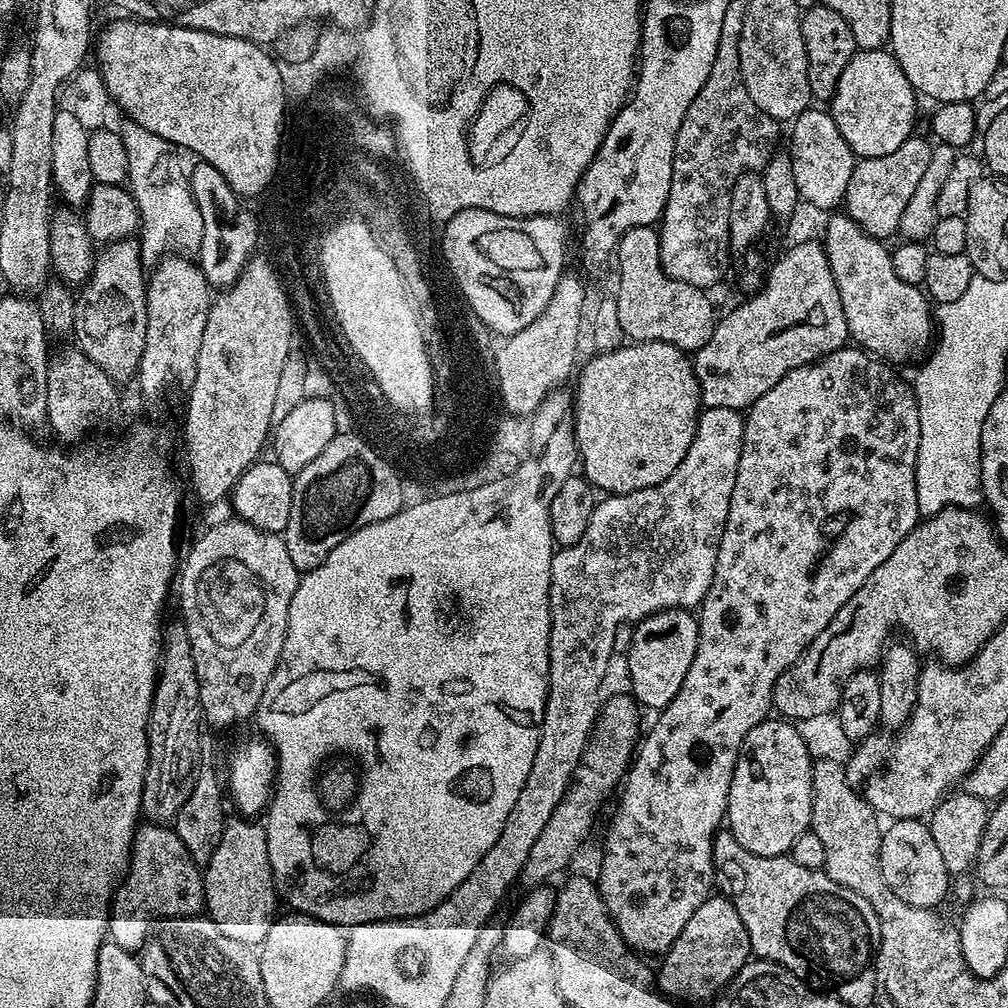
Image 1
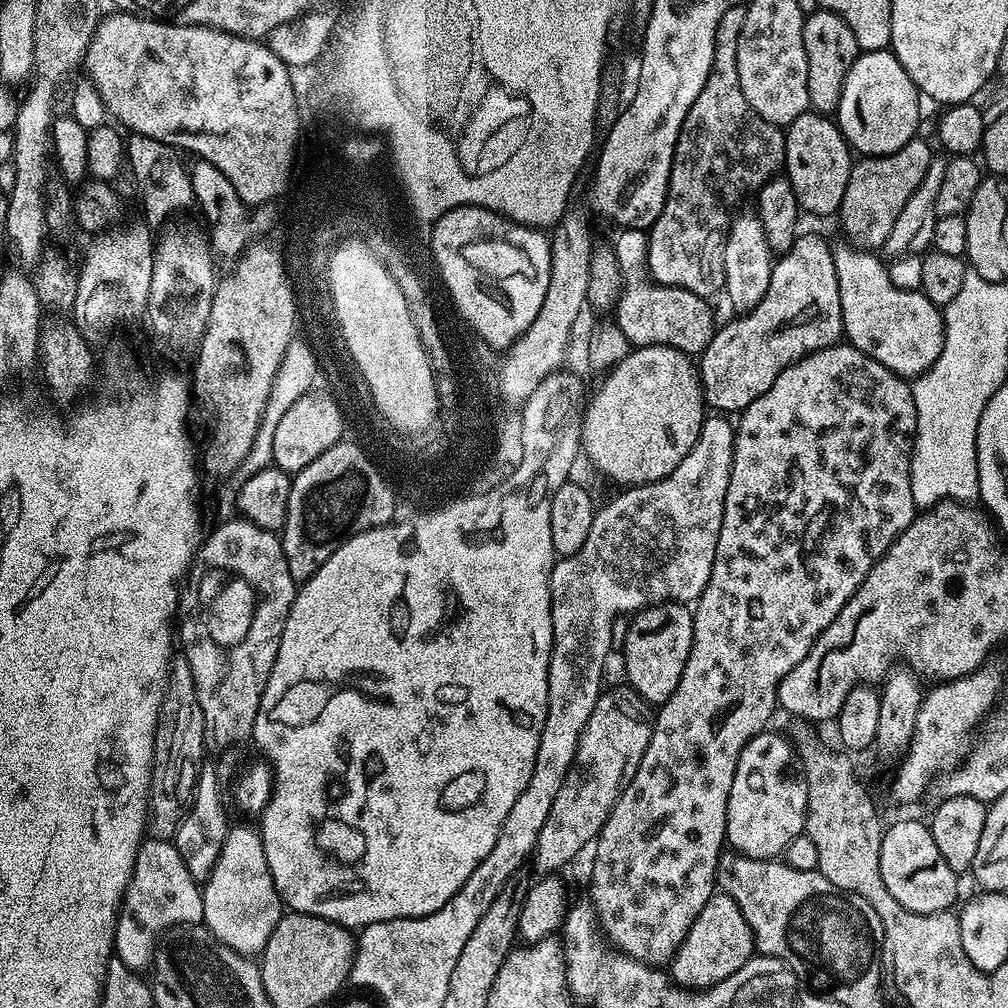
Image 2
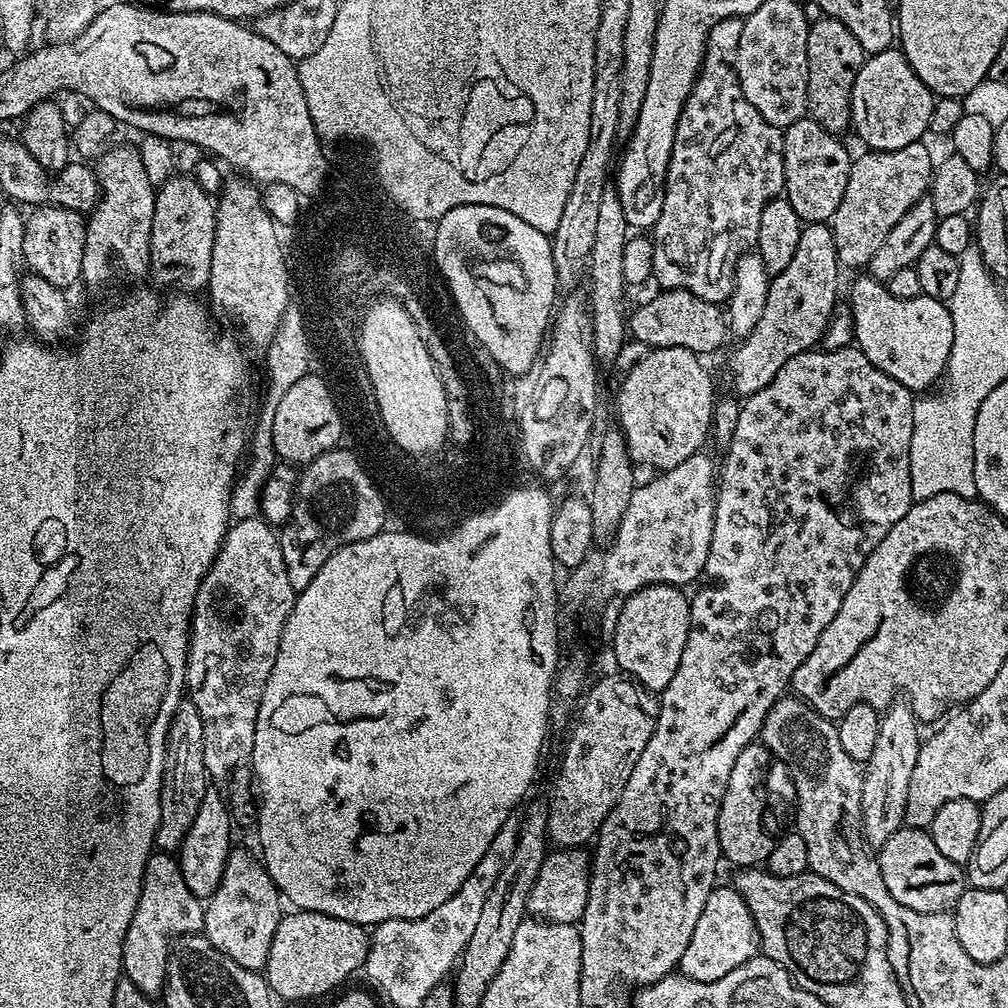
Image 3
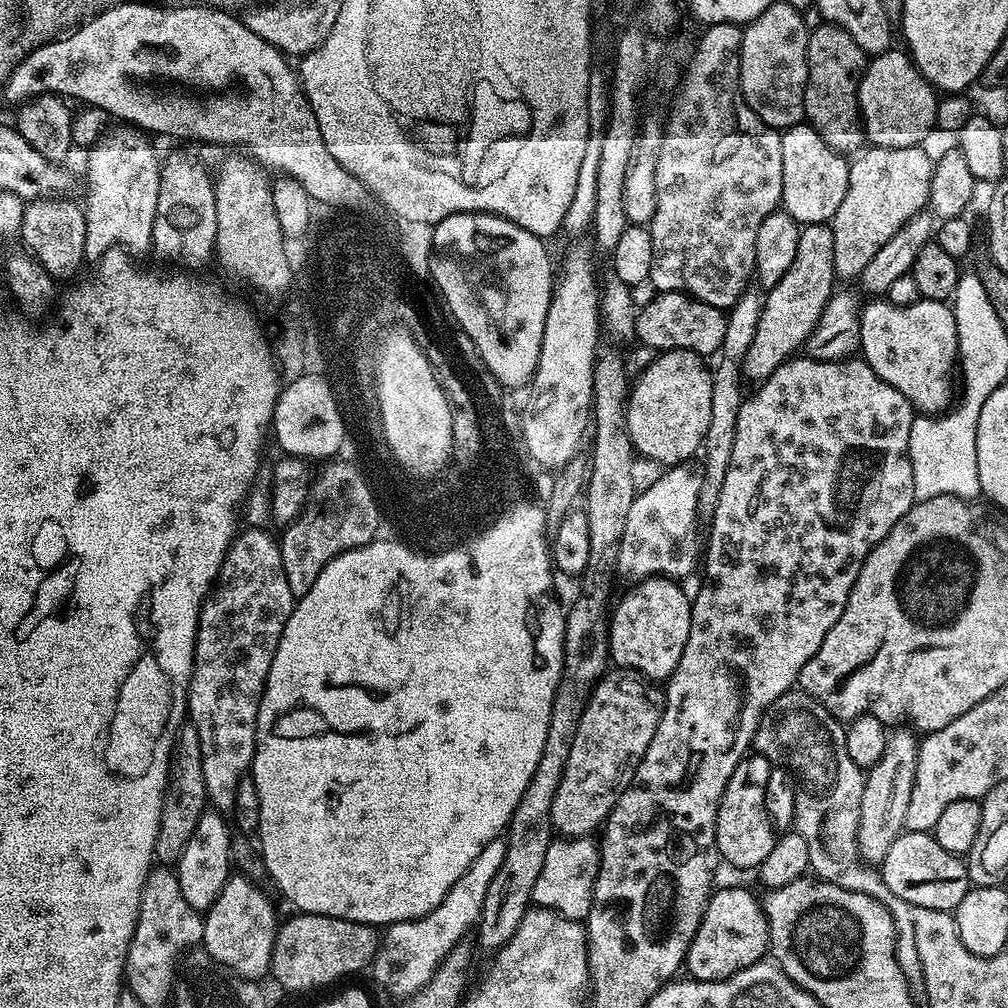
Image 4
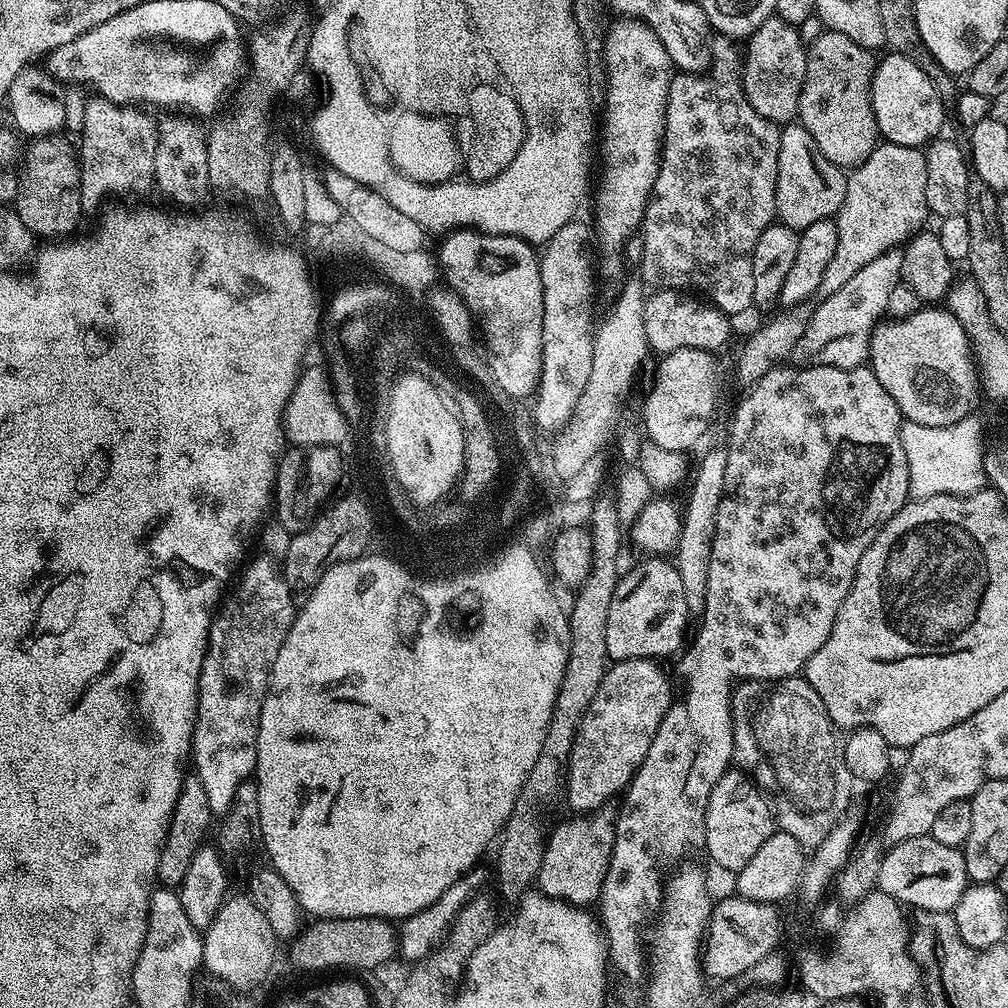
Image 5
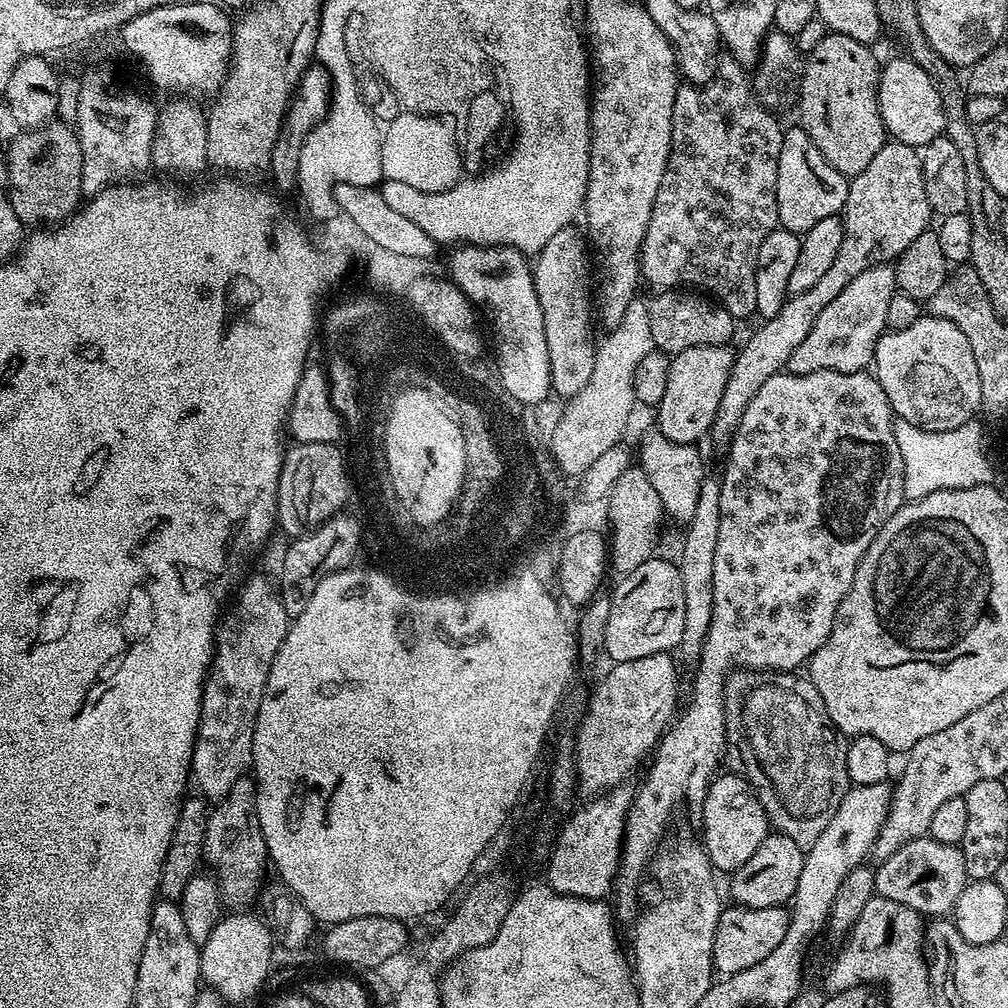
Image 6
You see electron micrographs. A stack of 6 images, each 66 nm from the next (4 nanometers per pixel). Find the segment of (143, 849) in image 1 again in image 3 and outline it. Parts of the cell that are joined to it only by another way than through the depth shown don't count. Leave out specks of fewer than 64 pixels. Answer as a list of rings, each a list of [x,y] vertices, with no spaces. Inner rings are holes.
[[[157,851],[146,862],[142,890],[134,918],[126,930],[122,946],[122,972],[138,990],[156,998],[164,991],[168,973],[168,953],[180,936],[195,936],[204,931],[205,905],[190,894],[190,886],[182,878],[182,870],[175,855]]]

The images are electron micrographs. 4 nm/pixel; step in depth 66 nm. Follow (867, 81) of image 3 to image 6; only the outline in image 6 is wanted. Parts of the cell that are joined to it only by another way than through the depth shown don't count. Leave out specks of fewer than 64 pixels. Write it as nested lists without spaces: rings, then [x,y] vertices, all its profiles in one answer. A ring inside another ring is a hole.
[[[892,60],[888,65],[885,63],[881,67],[878,106],[887,135],[895,143],[909,144],[910,147],[920,150],[943,133],[942,98],[934,82],[930,82],[926,70],[922,70],[922,66],[918,66],[912,60]]]

